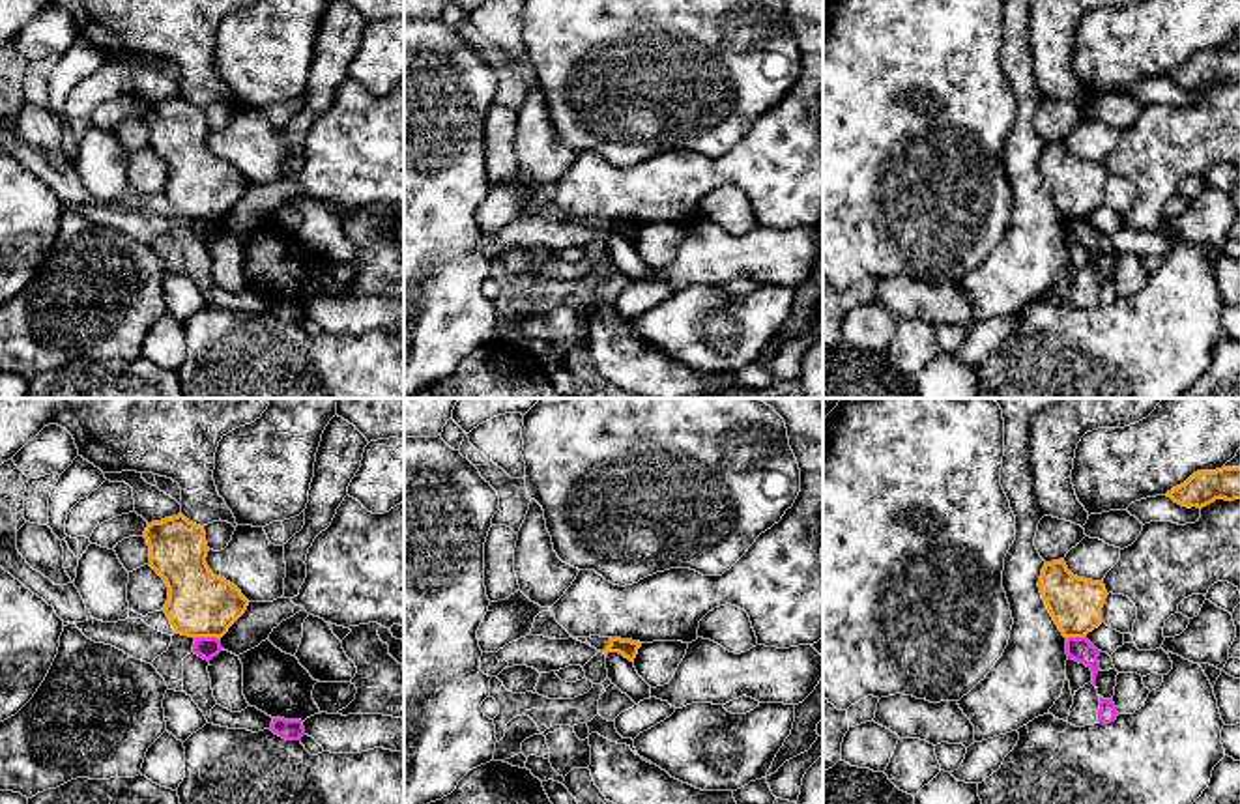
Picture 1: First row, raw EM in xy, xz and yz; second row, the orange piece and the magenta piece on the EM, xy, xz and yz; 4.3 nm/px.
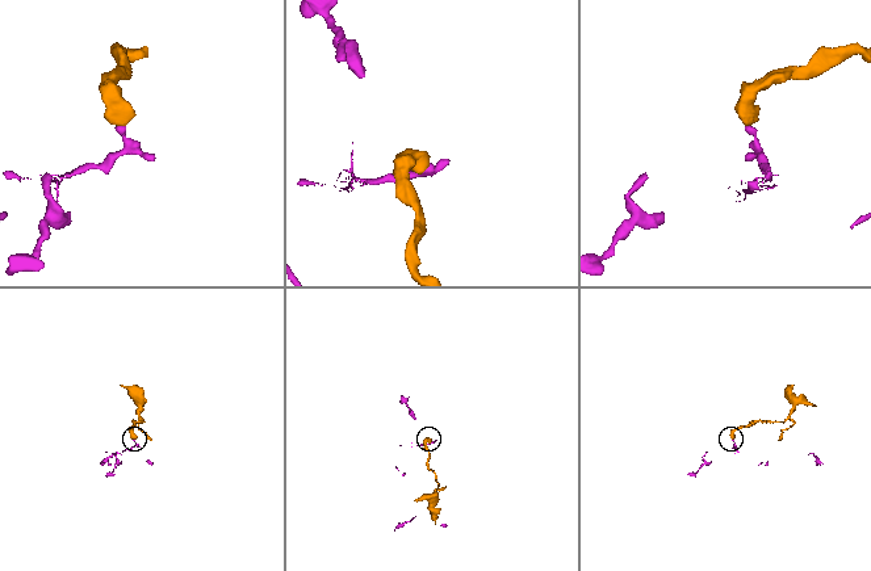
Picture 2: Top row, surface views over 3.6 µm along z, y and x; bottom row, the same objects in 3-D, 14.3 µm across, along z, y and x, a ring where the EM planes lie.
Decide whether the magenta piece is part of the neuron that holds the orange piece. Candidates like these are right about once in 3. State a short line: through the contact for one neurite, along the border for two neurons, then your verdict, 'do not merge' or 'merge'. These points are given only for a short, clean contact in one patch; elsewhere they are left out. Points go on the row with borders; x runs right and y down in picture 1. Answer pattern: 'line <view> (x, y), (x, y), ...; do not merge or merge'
do not merge

